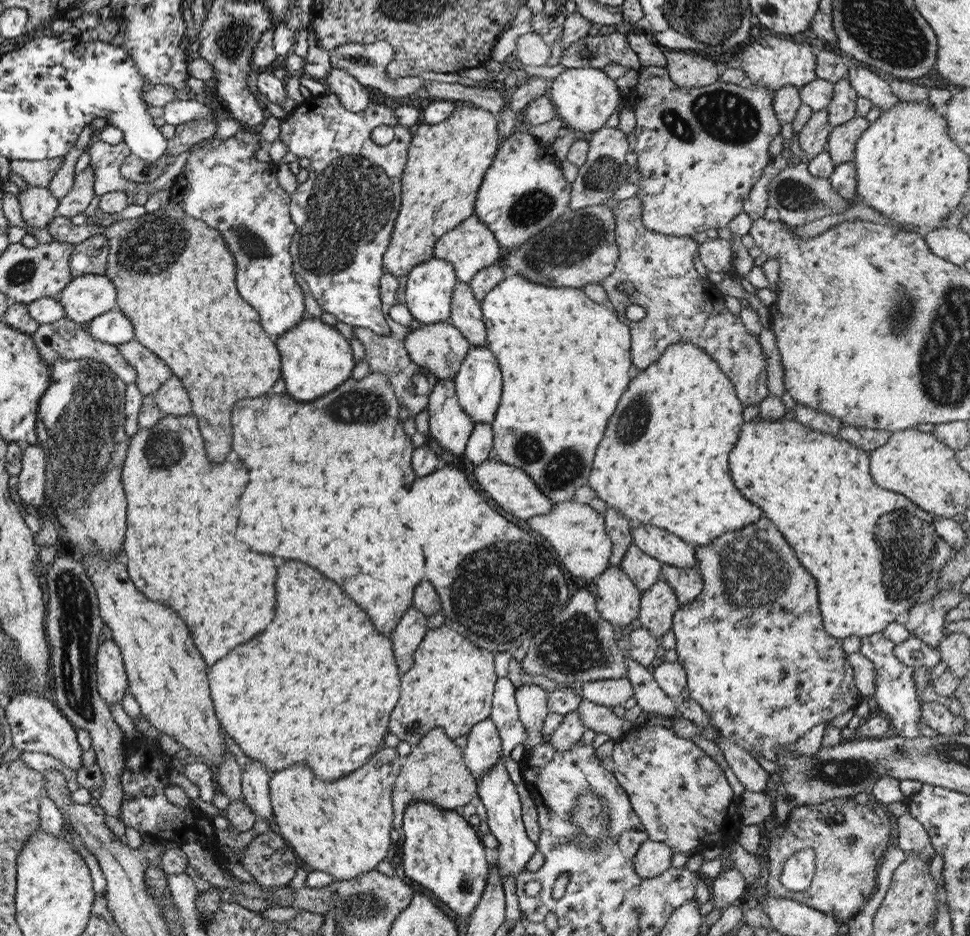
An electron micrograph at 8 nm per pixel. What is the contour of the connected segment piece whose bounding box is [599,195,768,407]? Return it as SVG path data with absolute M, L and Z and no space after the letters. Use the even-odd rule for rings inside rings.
M636 195L617 201L612 210L615 214L613 234L619 258L612 273L599 284L607 292L607 300L611 302L615 312L617 308L617 318L629 326L633 371L641 371L651 362L654 363L670 344L689 342L714 359L733 385L741 406L758 405L768 395L767 364L758 338L749 334L738 315L725 308L723 298L717 294L714 284L701 278L692 267L691 258L695 254L698 239L689 236L667 236L647 230L641 224L641 202ZM623 282L631 284L630 294L615 290L617 284ZM627 304L635 304L645 310L647 318L641 320L643 324L625 320L625 316L623 318L621 308Z

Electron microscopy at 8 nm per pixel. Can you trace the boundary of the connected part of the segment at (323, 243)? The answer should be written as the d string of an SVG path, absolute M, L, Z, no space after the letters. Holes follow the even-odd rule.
M333 93L329 95L320 94L304 98L302 102L286 113L286 116L281 120L278 136L278 140L281 141L281 144L283 144L285 148L287 148L288 152L295 154L295 156L299 158L307 158L307 160L310 160L307 169L307 179L303 183L297 185L293 193L290 194L289 214L291 222L295 225L295 232L293 233L293 237L291 237L291 245L289 245L292 271L295 272L303 282L305 282L309 294L313 296L313 300L315 300L320 306L320 310L325 310L327 314L335 316L338 323L343 322L343 324L348 324L349 326L367 328L367 330L371 330L371 332L377 334L377 336L387 336L390 334L388 324L386 323L386 317L381 308L379 286L381 284L381 279L385 274L382 264L383 253L385 252L385 249L387 249L387 245L389 245L393 223L399 212L401 173L403 173L403 165L405 165L405 161L407 161L407 152L411 138L412 134L409 127L399 126L393 109L384 106L383 104L370 102L367 104L365 110L359 110L358 113L351 112L343 108L342 104L337 100ZM379 124L387 124L393 129L393 140L391 140L389 144L385 144L385 146L377 146L377 144L373 144L370 140L369 133L375 128L375 126L379 126Z

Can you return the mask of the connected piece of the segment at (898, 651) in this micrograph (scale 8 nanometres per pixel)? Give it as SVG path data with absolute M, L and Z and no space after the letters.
M911 634L907 640L893 646L893 654L899 662L914 669L931 670L940 661L939 648L931 648Z

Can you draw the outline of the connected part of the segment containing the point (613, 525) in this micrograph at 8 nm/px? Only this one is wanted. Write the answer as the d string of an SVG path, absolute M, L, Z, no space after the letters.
M606 506L604 526L611 544L609 565L619 566L626 549L633 544L629 522L618 511Z

